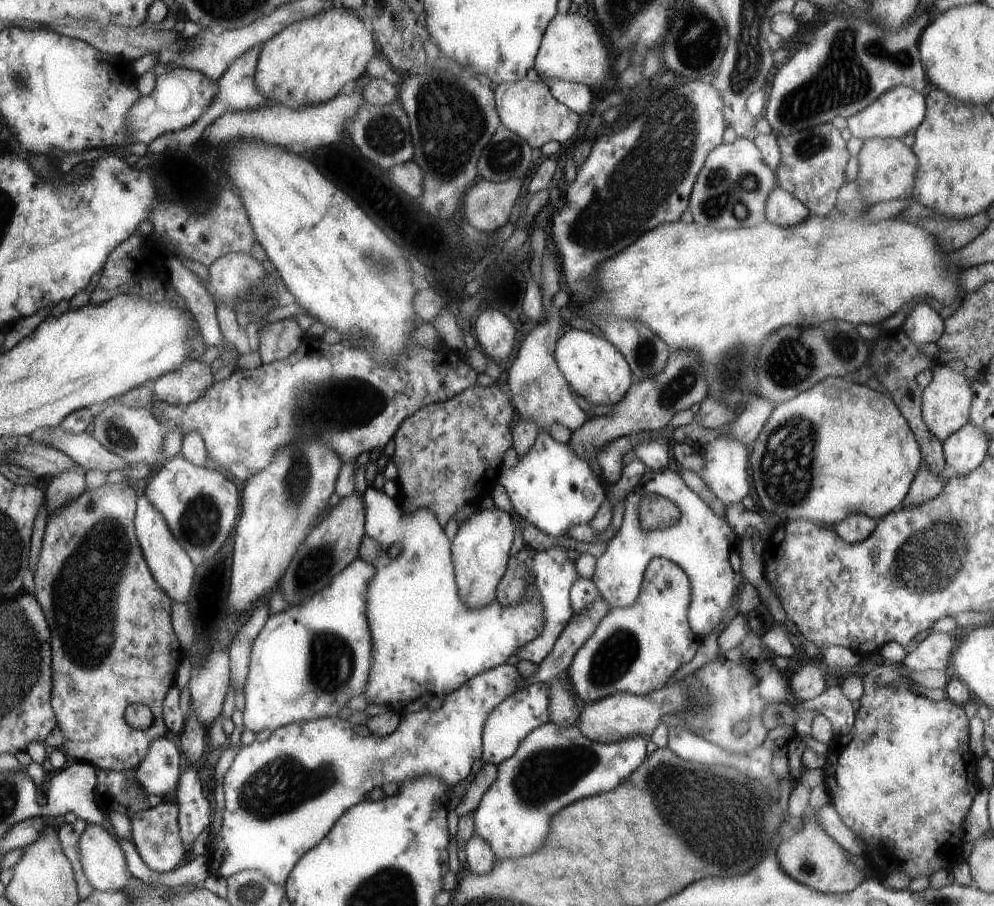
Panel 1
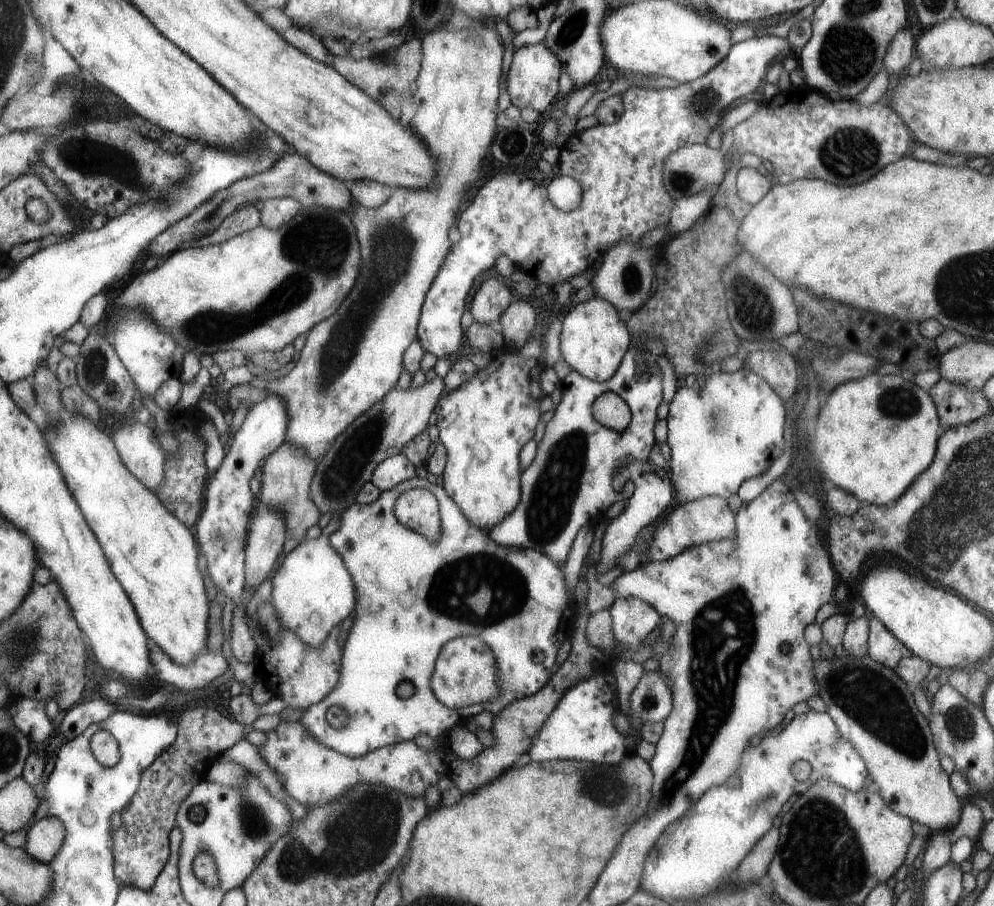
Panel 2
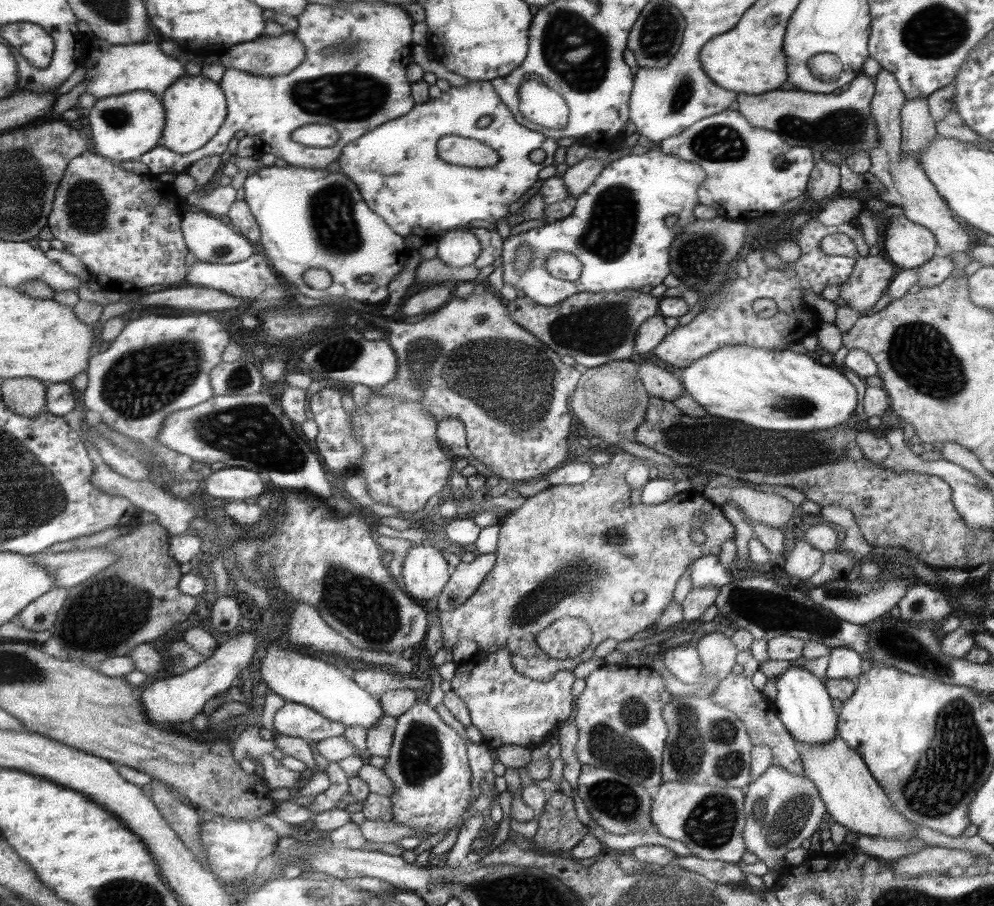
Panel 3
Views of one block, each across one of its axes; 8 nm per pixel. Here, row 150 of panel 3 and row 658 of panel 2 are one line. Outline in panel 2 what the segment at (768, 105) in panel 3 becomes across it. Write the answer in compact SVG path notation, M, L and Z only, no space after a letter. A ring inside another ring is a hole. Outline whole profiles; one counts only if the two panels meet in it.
M846 652L842 657L814 660L817 676L815 681L820 686L818 696L826 704L826 711L833 718L840 734L846 737L861 756L867 766L867 772L880 789L885 802L898 814L911 818L928 826L930 834L952 832L960 822L962 813L961 799L954 793L950 785L949 775L940 765L941 754L933 743L933 730L928 720L918 709L916 698L909 686L897 675L894 669L876 662L868 655L855 657Z

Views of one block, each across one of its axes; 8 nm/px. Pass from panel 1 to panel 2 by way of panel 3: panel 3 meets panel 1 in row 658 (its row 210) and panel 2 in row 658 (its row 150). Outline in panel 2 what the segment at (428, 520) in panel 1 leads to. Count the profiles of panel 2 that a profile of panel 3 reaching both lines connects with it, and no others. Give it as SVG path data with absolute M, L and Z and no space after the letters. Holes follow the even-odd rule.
M417 476L402 481L392 490L381 491L379 498L369 505L354 504L339 518L334 546L338 546L338 554L346 558L345 565L350 566L350 574L357 587L358 610L354 610L356 620L343 650L340 681L326 698L309 706L300 720L315 739L349 757L359 757L396 742L412 741L416 734L422 732L442 742L454 726L465 725L484 710L494 716L499 715L514 701L529 697L548 684L556 670L554 663L558 649L578 624L574 598L570 600L566 593L564 565L560 567L549 555L532 549L500 546L489 537L488 532L469 522L443 486ZM408 489L426 489L437 498L441 535L436 542L403 525L396 518L393 511L396 499ZM467 636L479 636L493 652L501 693L482 704L450 709L437 697L431 686L431 678L436 670L434 666L440 648L448 644L448 640ZM536 650L544 653L540 664L532 659ZM404 681L411 682L415 688L412 696L406 699L398 697L396 693L396 688ZM330 706L339 706L346 714L346 723L342 727L334 728L328 723L325 713Z

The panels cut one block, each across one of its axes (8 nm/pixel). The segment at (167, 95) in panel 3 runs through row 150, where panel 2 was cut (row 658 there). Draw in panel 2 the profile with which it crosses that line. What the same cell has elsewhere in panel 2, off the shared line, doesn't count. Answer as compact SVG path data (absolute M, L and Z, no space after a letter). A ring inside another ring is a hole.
M65 416L56 426L45 429L51 449L65 472L70 488L78 499L90 526L101 539L114 572L122 581L126 594L137 607L142 626L154 645L158 645L175 663L191 665L197 654L205 650L209 638L210 606L204 592L204 580L198 572L198 549L194 534L175 516L165 503L122 462L117 442L88 417Z

